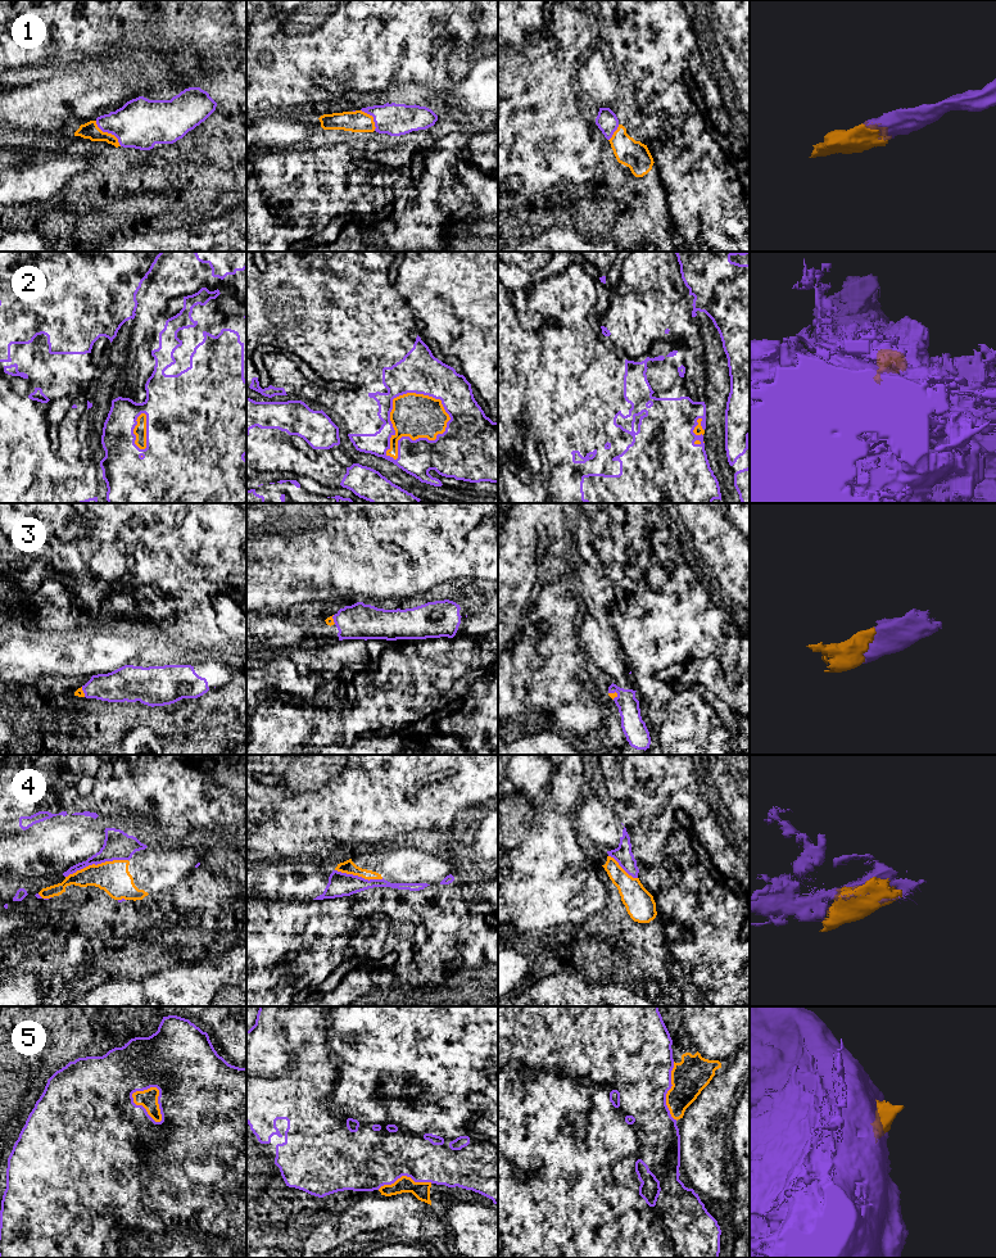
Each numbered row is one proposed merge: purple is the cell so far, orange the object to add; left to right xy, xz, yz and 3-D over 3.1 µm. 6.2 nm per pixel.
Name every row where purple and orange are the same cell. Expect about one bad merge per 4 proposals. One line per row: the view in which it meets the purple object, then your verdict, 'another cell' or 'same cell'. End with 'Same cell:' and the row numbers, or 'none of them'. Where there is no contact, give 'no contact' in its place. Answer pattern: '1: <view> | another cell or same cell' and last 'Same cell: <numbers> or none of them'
1: xy | same cell
2: xz | same cell
3: yz | same cell
4: xy | another cell
5: xy | another cell
Same cell: 1, 2, 3

